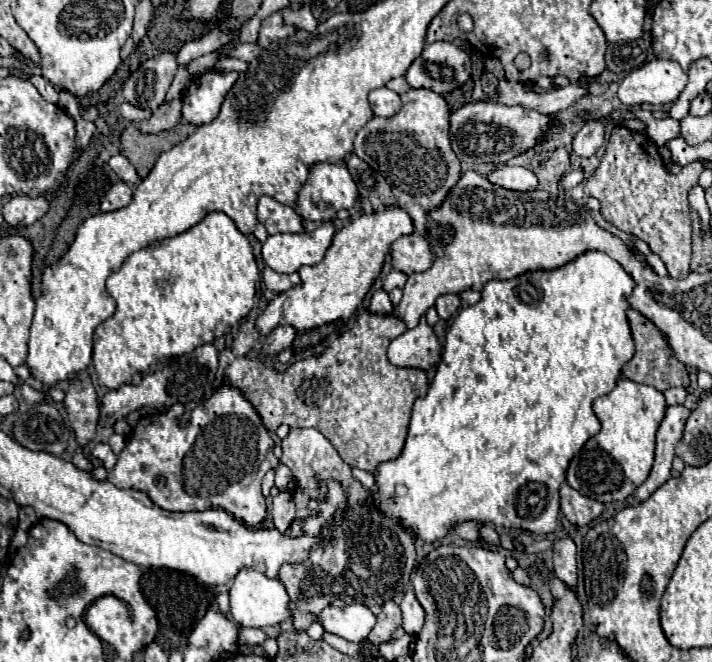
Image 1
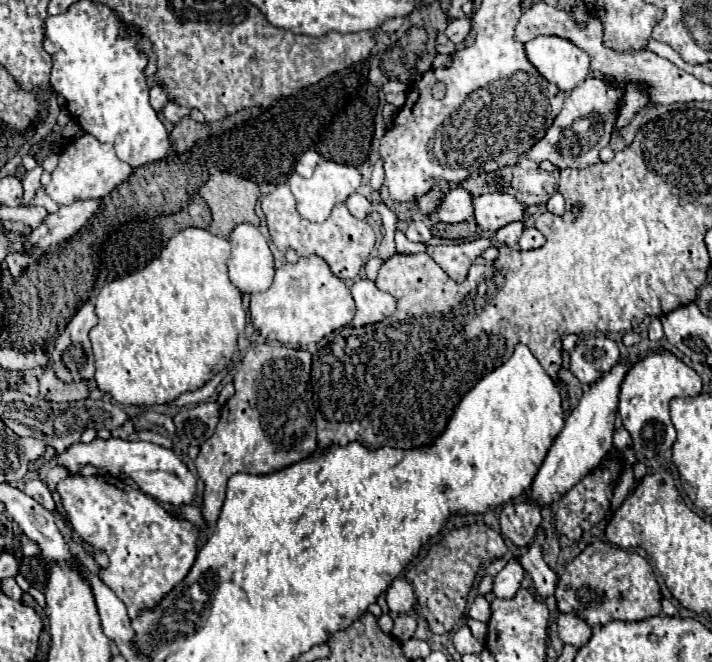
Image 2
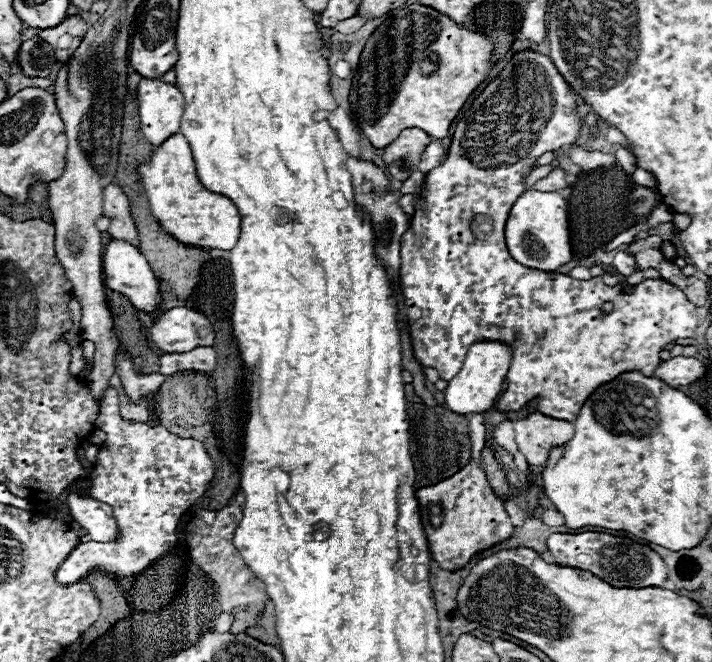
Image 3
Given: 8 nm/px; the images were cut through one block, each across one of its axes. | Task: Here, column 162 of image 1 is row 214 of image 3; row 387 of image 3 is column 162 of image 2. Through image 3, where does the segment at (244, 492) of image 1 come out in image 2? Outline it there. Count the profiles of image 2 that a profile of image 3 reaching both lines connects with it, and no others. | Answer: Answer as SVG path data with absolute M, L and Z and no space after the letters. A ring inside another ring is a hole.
M72 474L58 482L56 492L62 498L62 504L68 512L70 524L74 532L84 538L88 544L104 550L110 556L110 568L100 570L100 580L126 604L128 616L134 620L142 610L154 610L158 602L176 586L180 584L186 574L190 572L194 560L196 560L196 540L198 540L198 528L190 524L184 518L176 518L168 514L158 500L150 498L138 488L132 488L128 484L122 484L116 476L78 476Z

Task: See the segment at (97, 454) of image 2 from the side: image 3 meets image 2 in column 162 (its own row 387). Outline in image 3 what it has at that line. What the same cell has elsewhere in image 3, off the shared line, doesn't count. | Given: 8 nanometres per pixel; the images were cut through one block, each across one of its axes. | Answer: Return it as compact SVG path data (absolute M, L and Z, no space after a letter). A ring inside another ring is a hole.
M496 340L474 342L466 354L460 372L448 382L448 388L444 390L446 406L456 414L490 410L502 392L502 384L506 380L510 362L512 362L512 348L508 344Z

